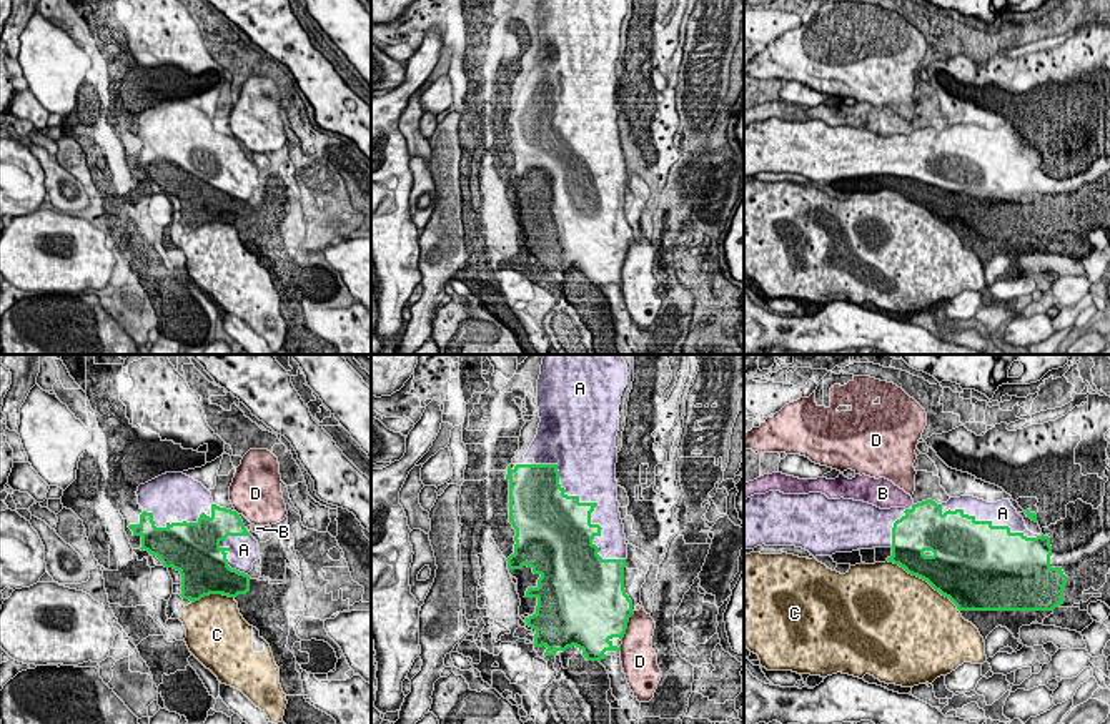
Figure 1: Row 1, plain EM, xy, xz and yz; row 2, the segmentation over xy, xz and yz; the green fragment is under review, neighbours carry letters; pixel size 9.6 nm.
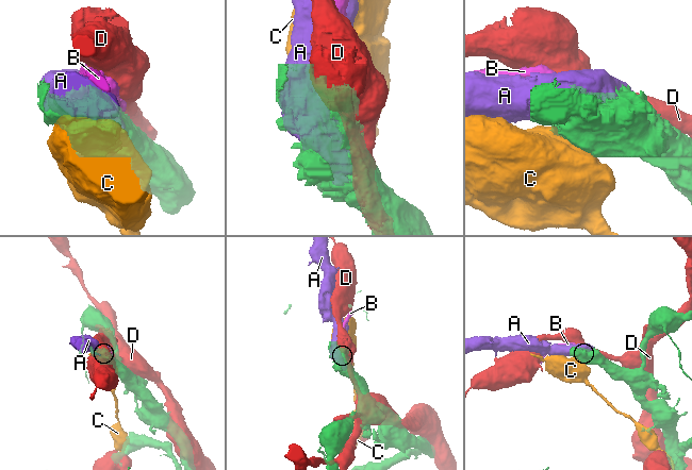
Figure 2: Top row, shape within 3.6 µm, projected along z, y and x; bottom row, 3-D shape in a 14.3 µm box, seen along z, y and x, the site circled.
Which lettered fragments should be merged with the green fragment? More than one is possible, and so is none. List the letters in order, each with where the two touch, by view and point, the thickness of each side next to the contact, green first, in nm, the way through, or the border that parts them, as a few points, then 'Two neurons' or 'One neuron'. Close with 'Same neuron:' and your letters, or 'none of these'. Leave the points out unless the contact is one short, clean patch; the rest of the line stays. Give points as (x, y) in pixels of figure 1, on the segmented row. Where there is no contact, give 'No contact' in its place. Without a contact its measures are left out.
A: Touches green at xz (596, 505). Thickness 320 nm (green) against 440 nm. One neuron
B: No contact. Two neurons
C: Touches green at yz (924, 580). Thickness 420 nm (green) against 480 nm. Two neurons
D: Touches green at xz (626, 626). Thickness 480 nm (green) against 320 nm. Two neurons
Same neuron: A

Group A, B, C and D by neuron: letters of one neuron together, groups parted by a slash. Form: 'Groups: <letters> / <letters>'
Groups: A / B / C / D

